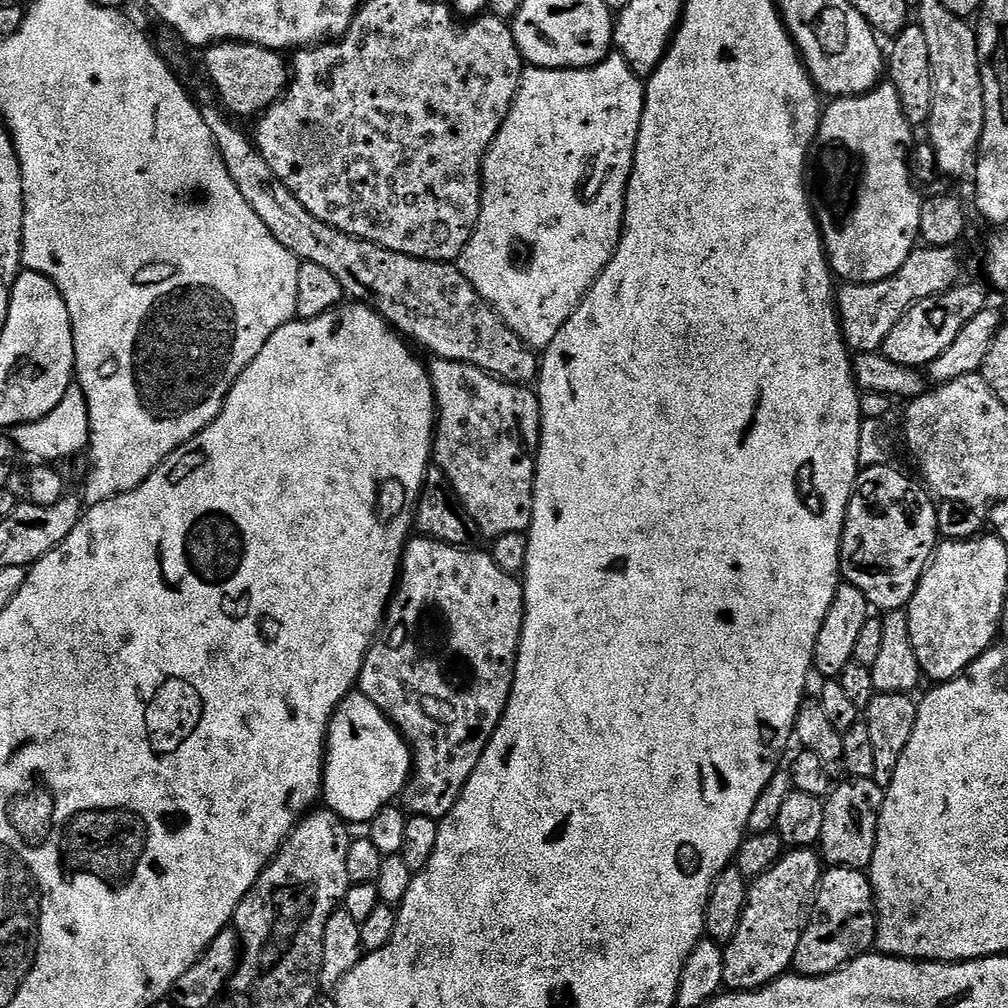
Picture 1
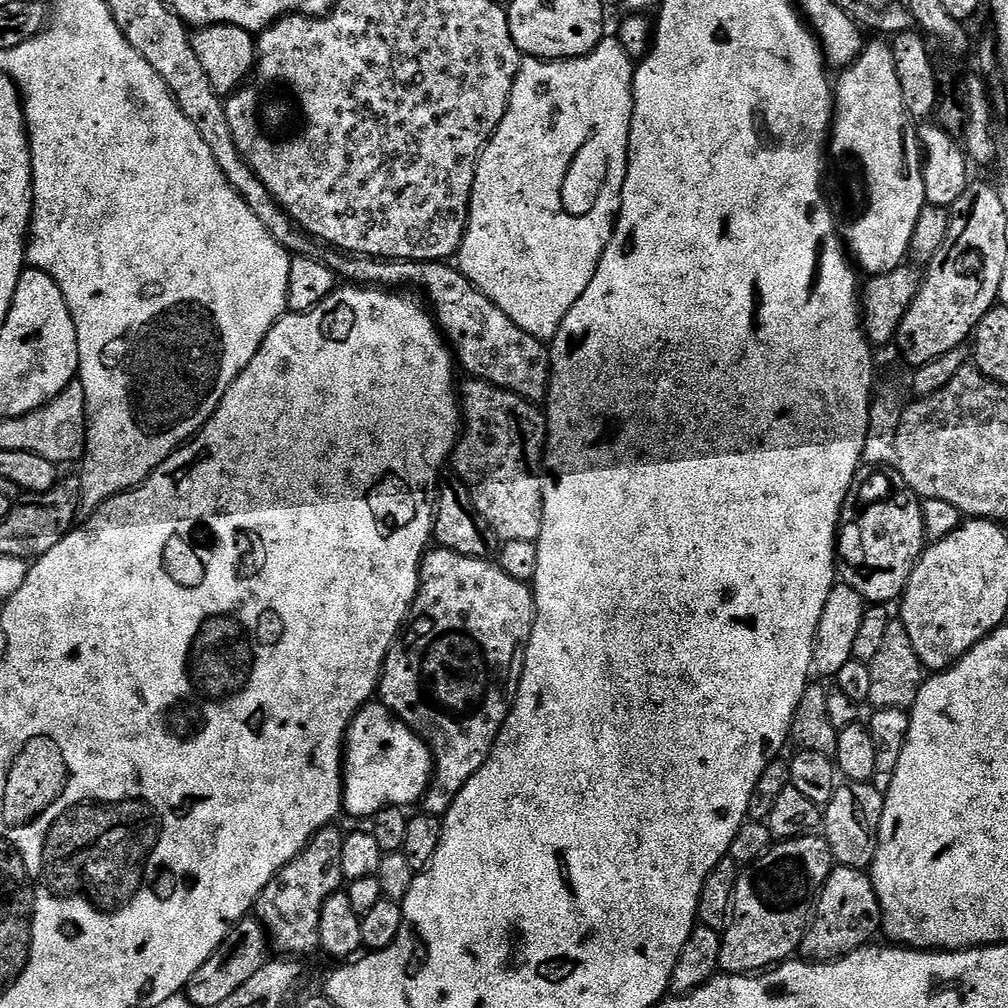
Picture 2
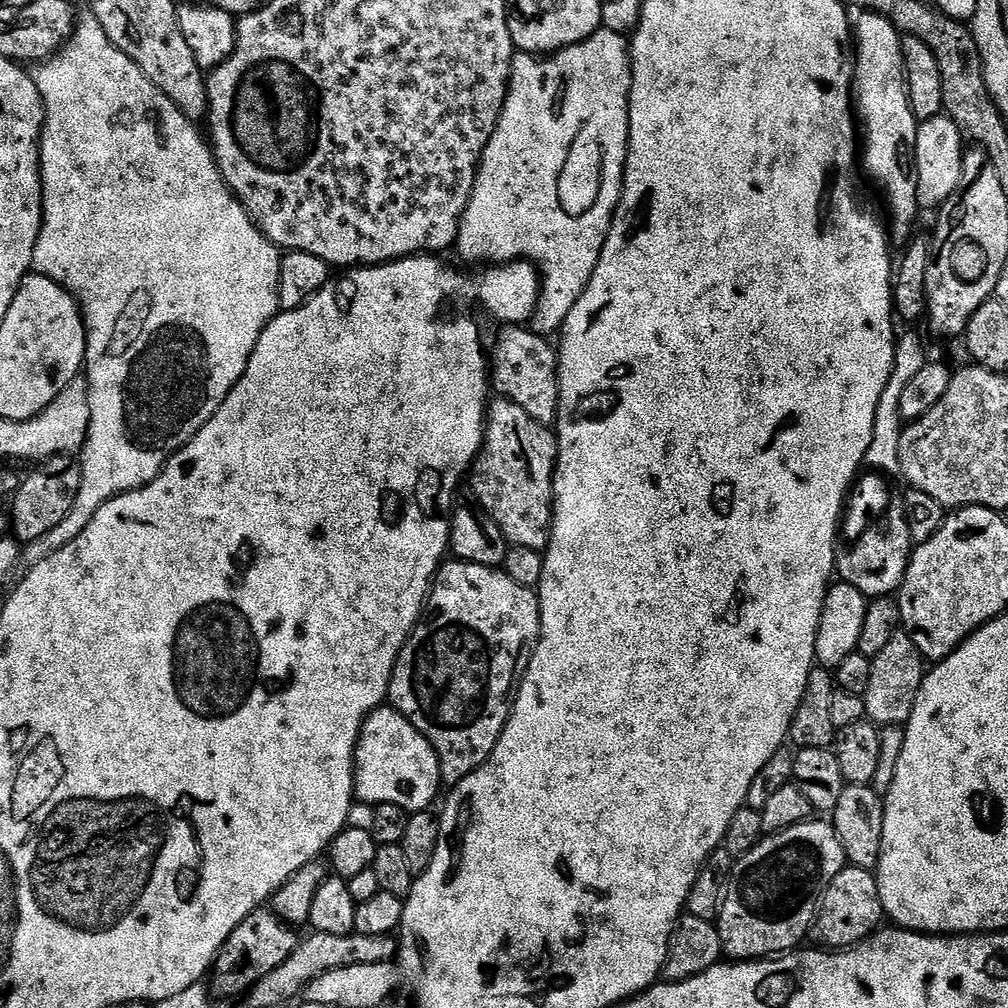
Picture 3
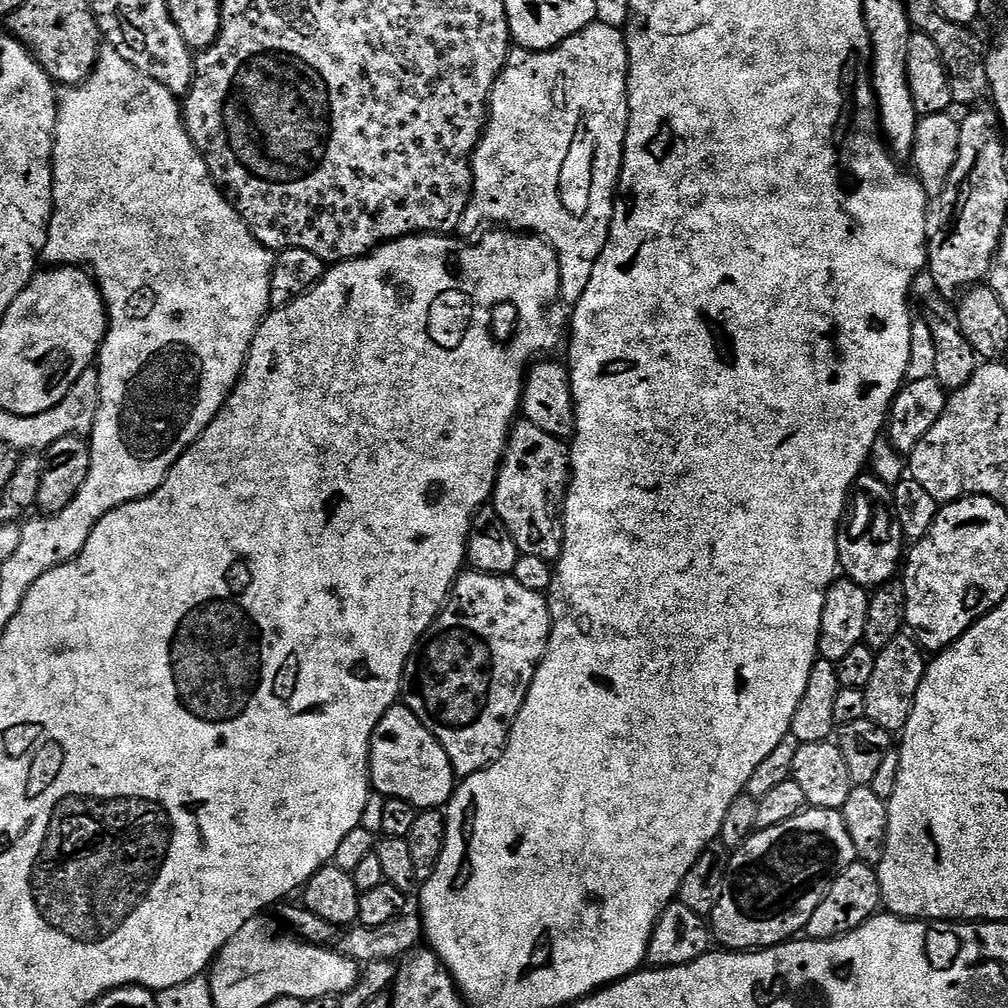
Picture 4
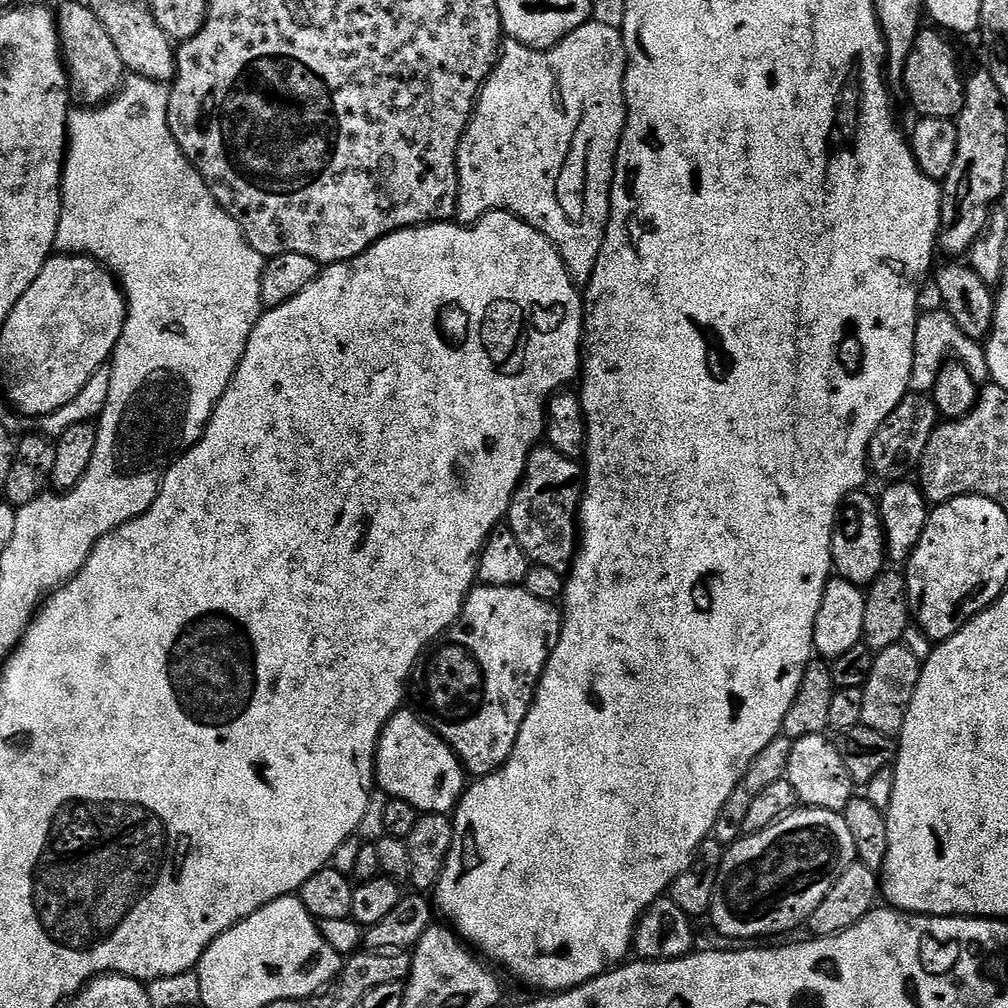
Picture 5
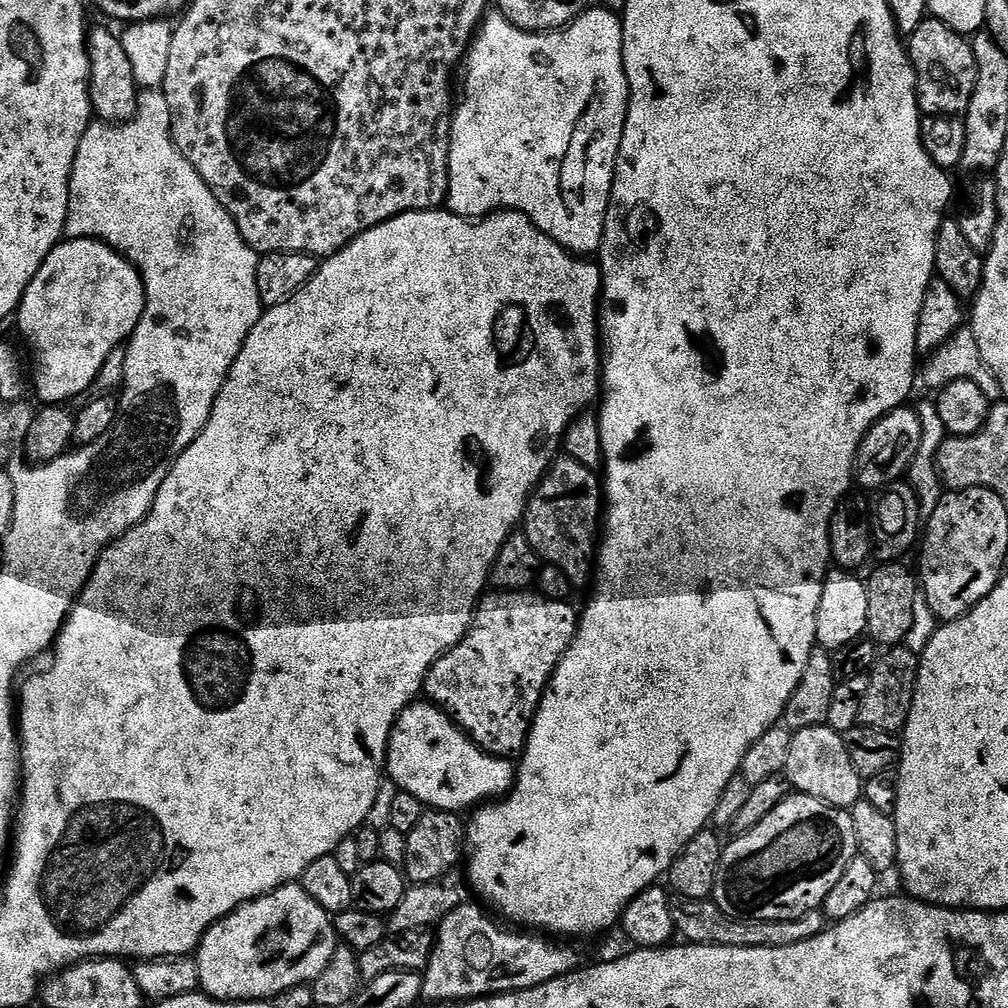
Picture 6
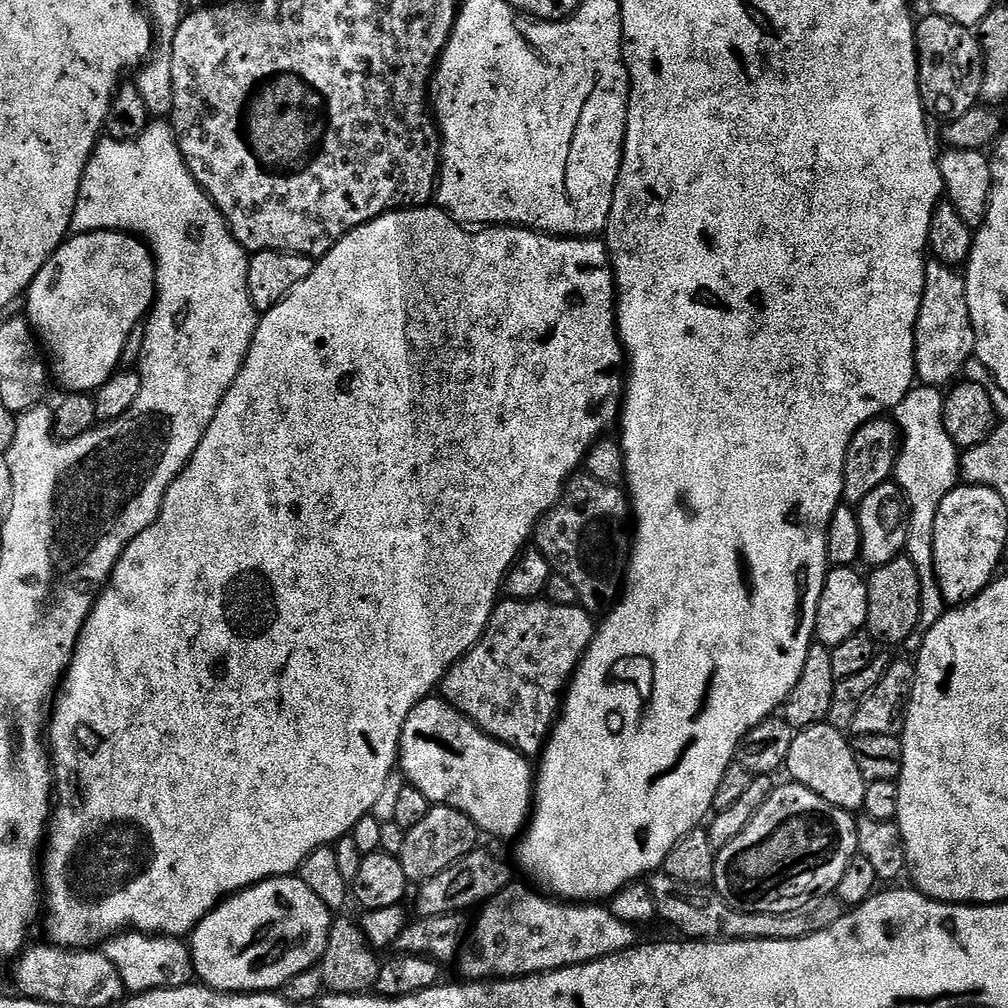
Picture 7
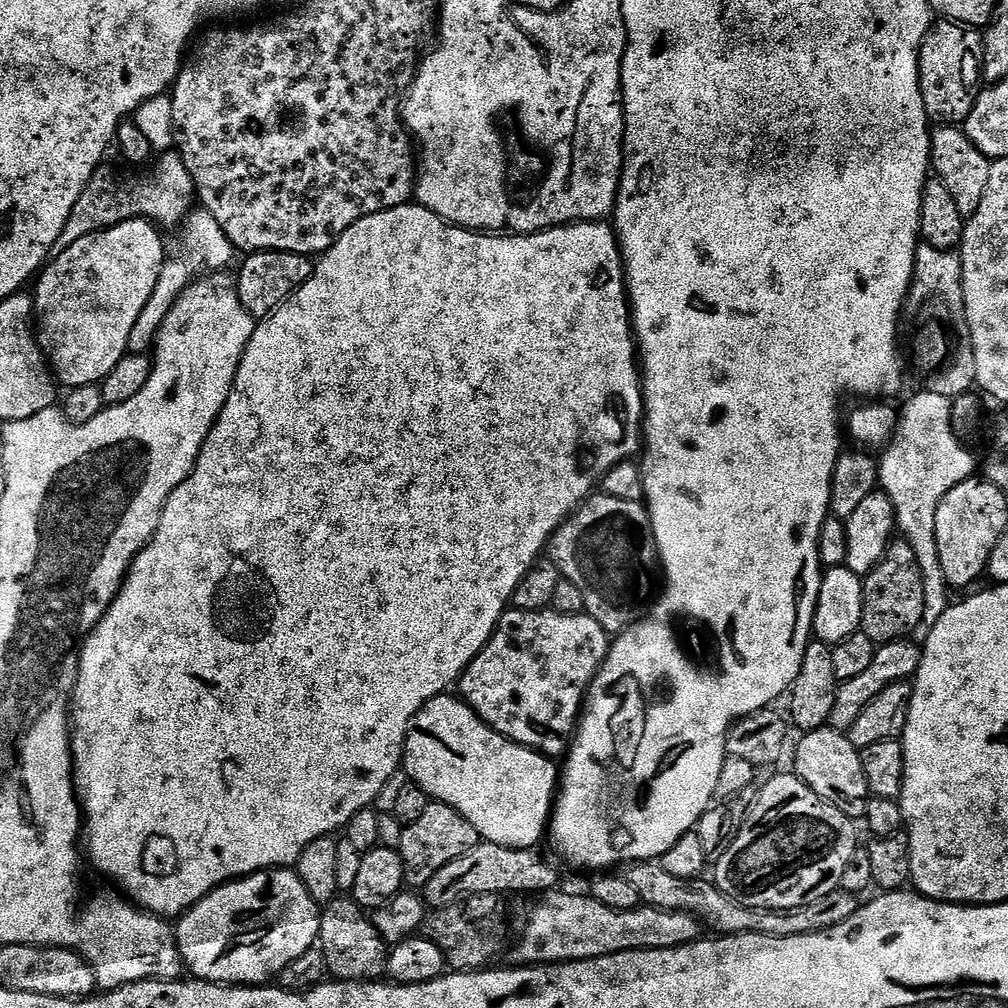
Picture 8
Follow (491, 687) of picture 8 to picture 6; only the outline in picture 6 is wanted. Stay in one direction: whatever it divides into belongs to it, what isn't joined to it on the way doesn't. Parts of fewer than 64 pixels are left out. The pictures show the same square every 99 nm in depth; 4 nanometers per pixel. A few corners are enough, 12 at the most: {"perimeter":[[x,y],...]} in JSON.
{"perimeter":[[481,599],[422,692],[483,752],[523,753],[576,636],[569,601]]}

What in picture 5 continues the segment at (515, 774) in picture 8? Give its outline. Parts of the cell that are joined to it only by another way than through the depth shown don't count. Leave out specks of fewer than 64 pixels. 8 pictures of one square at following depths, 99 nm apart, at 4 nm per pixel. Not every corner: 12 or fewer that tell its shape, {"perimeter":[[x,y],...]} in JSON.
{"perimeter":[[419,711],[386,722],[375,779],[422,814],[448,814],[466,768]]}

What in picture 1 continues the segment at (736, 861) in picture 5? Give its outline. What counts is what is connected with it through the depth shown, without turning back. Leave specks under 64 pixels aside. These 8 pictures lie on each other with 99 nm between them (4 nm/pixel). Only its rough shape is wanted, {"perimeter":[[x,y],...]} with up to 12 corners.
{"perimeter":[[812,848],[749,883],[725,989],[755,992],[792,968],[820,886]]}

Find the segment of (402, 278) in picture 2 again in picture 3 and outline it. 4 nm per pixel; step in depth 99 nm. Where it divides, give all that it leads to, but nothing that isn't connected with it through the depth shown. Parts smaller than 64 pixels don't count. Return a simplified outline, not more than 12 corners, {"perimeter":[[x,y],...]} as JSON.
{"perimeter":[[528,326],[490,344],[490,384],[539,424],[560,415],[555,347]]}

